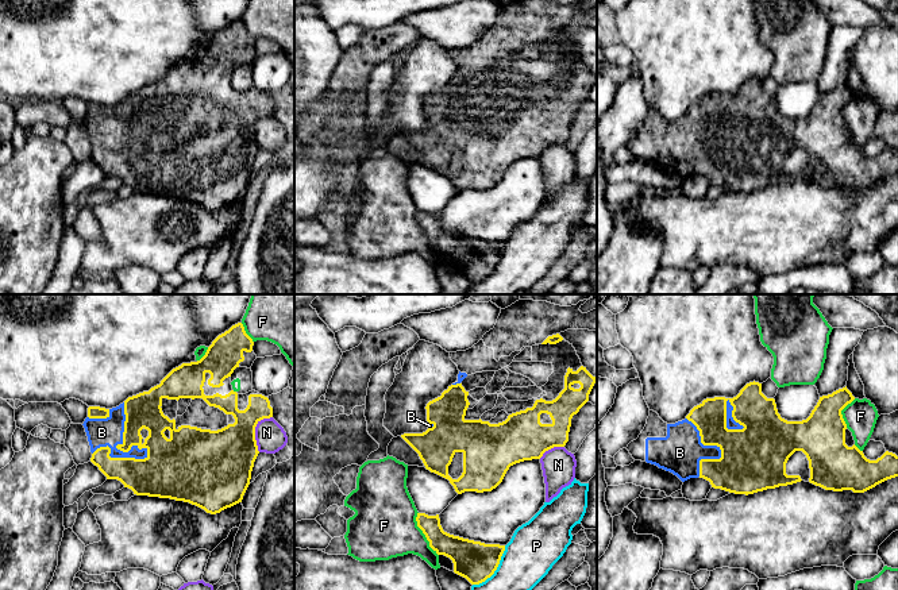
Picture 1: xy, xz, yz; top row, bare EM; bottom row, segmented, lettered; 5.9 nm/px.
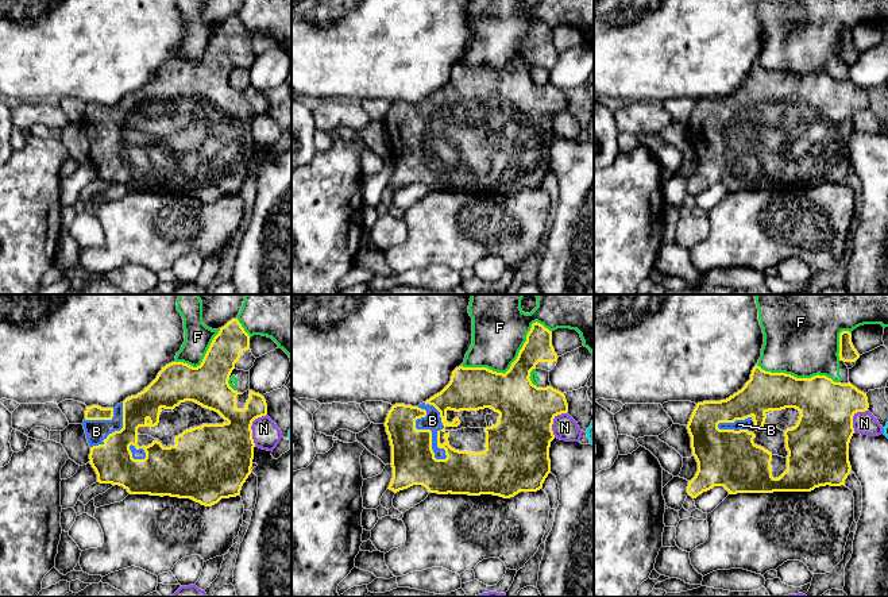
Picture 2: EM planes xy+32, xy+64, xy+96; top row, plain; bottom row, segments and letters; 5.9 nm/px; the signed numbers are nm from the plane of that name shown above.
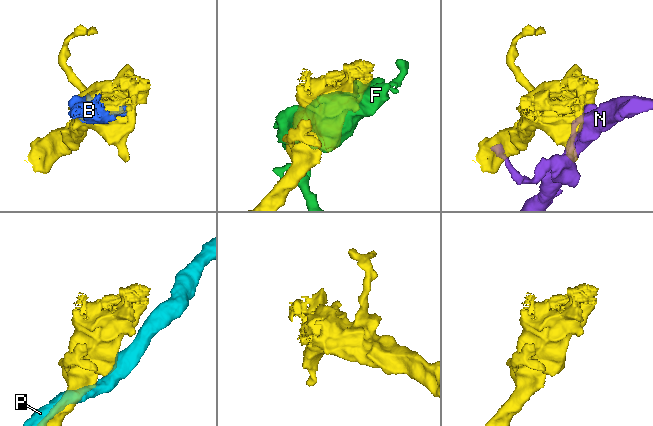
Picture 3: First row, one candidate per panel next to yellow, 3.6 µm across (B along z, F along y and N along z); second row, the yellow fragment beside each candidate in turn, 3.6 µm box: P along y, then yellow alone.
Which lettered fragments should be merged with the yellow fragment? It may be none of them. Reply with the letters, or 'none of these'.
B

